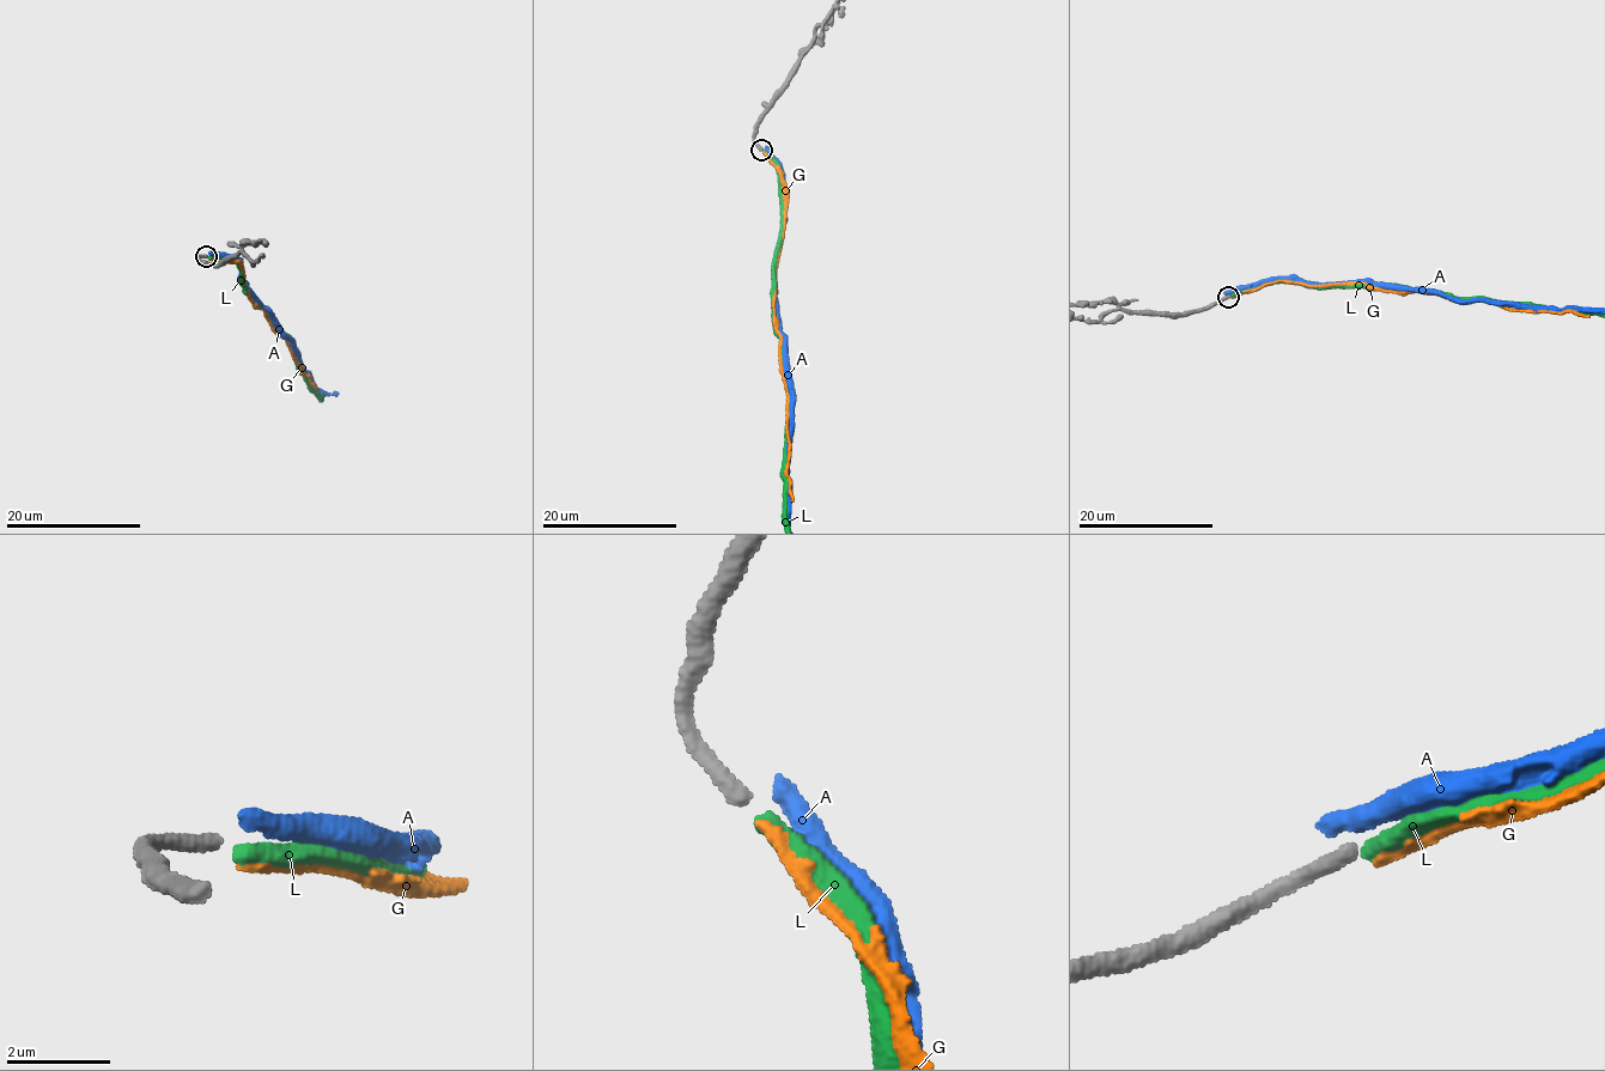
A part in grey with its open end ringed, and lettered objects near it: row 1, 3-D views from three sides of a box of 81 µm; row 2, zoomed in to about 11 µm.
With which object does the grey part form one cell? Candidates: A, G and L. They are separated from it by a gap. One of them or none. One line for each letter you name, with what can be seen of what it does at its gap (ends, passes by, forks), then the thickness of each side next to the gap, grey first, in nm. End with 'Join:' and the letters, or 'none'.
L: it ends | 340/400 nm
Join: L

